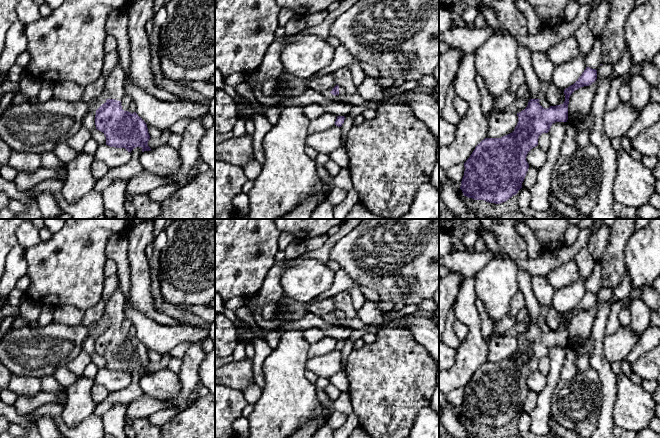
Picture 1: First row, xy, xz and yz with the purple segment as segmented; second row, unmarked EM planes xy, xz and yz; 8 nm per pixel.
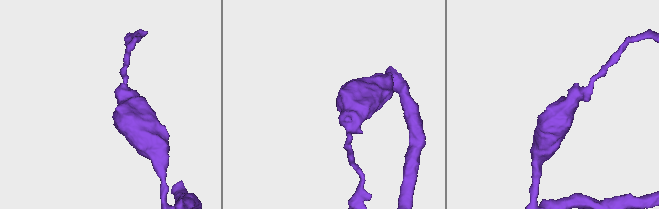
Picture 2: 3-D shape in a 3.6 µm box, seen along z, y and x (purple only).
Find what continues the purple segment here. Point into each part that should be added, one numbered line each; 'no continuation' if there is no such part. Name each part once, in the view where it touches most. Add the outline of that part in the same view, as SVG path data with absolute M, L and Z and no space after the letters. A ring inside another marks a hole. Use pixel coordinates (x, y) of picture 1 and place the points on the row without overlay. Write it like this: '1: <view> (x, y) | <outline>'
1: xy (114, 308) | M120 287L112 294L110 299L105 303L105 317L107 323L121 325L125 319L124 314L125 297Z

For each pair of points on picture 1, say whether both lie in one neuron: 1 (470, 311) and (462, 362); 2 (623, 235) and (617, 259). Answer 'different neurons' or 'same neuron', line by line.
1: same neuron
2: same neuron

